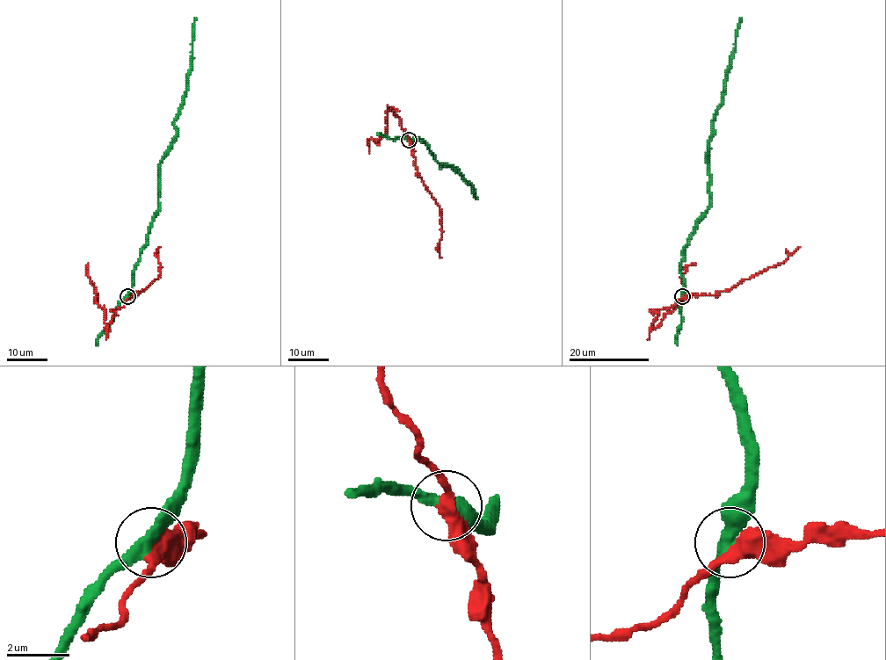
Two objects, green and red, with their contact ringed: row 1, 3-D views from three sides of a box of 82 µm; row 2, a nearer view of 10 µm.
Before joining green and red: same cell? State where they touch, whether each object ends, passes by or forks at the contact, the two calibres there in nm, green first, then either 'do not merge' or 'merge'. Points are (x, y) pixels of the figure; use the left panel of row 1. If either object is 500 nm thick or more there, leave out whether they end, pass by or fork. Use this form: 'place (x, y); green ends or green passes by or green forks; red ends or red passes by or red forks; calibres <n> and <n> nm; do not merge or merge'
place (127, 296); green passes by; red passes by; calibres 380 and 420 nm; do not merge

